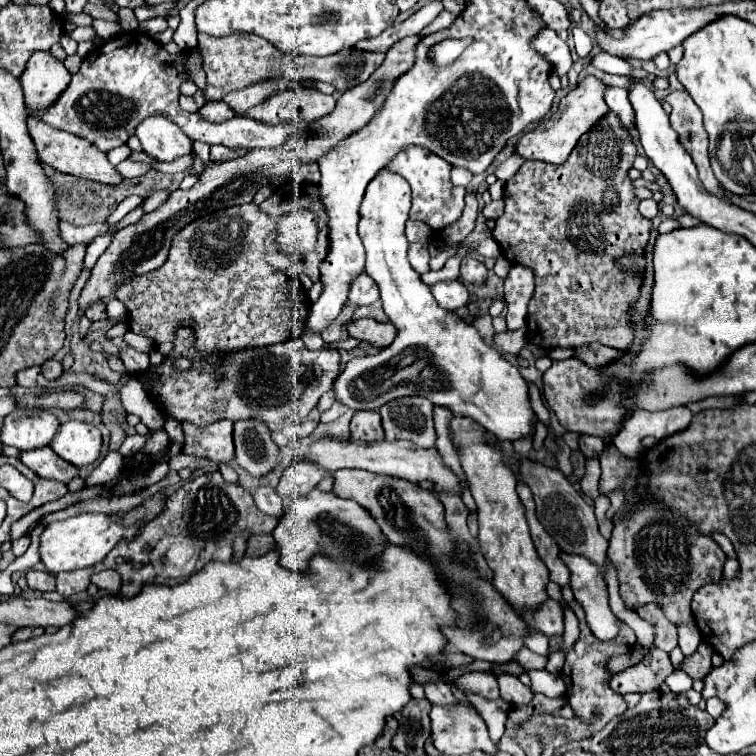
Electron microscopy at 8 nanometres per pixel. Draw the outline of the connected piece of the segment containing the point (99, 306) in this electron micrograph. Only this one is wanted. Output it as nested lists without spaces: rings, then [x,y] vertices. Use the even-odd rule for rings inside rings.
[[[96,302],[96,304],[92,304],[92,306],[86,310],[86,318],[90,318],[92,322],[96,322],[96,320],[108,320],[106,304],[104,304],[104,302]]]

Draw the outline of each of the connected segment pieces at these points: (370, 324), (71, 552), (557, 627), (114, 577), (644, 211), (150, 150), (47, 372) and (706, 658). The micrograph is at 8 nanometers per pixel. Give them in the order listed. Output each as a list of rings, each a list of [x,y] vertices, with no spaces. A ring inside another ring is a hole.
[[[372,318],[350,320],[350,322],[344,324],[344,328],[346,328],[348,336],[358,338],[362,342],[370,342],[370,344],[380,346],[380,348],[388,346],[396,338],[396,334],[398,334],[396,326],[392,326],[392,324],[380,324],[380,322],[372,320]]]
[[[78,514],[62,522],[50,522],[40,534],[40,562],[50,574],[94,566],[96,562],[104,560],[104,556],[116,546],[118,540],[130,540],[136,534],[138,526],[124,528],[110,520],[106,514]]]
[[[546,600],[540,608],[532,612],[528,612],[526,622],[532,630],[554,638],[554,636],[562,636],[564,634],[564,614],[562,614],[562,606],[556,600]]]
[[[102,570],[92,576],[92,584],[96,584],[102,590],[108,590],[108,592],[120,592],[122,580],[116,570]]]
[[[652,198],[640,200],[638,210],[640,210],[640,214],[642,214],[642,216],[646,216],[646,218],[654,218],[654,216],[658,214],[658,202],[656,202],[656,200],[652,200]]]
[[[160,114],[144,118],[144,122],[136,126],[136,136],[142,142],[142,150],[162,162],[192,154],[192,140],[180,130],[180,126]]]
[[[50,358],[48,362],[44,362],[41,366],[42,374],[46,380],[56,380],[56,378],[60,378],[62,376],[62,372],[64,372],[64,368],[62,368],[62,364],[58,362],[58,360],[54,360],[54,358]]]
[[[700,642],[700,646],[694,652],[694,656],[685,657],[679,669],[684,670],[692,678],[704,678],[712,668],[712,662],[710,662],[712,652],[714,652],[712,646]]]

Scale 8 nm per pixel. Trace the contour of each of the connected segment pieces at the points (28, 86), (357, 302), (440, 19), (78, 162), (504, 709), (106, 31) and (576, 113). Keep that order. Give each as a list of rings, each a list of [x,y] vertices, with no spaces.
[[[38,50],[28,60],[24,74],[20,76],[24,98],[28,108],[40,110],[50,106],[70,82],[70,72],[64,62],[54,58],[48,50]]]
[[[366,272],[360,274],[360,278],[352,282],[352,290],[348,290],[348,302],[354,306],[368,306],[376,300],[380,300],[380,290],[376,282],[372,282],[372,278],[368,278]]]
[[[442,10],[438,16],[436,16],[436,20],[434,22],[430,22],[422,32],[420,32],[420,36],[428,36],[428,34],[432,34],[432,32],[438,32],[438,30],[444,30],[444,28],[448,28],[452,22],[456,20],[456,16],[452,14],[452,12],[448,12],[448,10]]]
[[[28,118],[28,134],[30,138],[34,138],[34,146],[36,146],[36,154],[38,160],[42,164],[52,166],[58,172],[66,172],[66,174],[74,174],[74,176],[82,176],[82,178],[90,178],[94,182],[104,182],[104,184],[120,184],[122,176],[116,172],[116,168],[106,160],[106,152],[100,152],[98,148],[94,148],[90,142],[86,142],[84,138],[78,138],[74,134],[56,130],[36,118]]]
[[[468,694],[468,700],[474,704],[474,708],[484,718],[488,732],[490,732],[490,740],[498,746],[500,738],[504,736],[504,722],[506,722],[506,714],[510,710],[510,704],[504,702],[502,698],[486,700],[486,698],[480,698],[480,696],[474,696],[474,694]]]
[[[94,20],[92,22],[92,28],[96,30],[98,36],[106,38],[106,40],[112,40],[114,36],[120,34],[120,24],[118,22],[106,22],[106,20]]]
[[[586,76],[584,80],[580,80],[578,86],[560,100],[558,112],[550,120],[544,120],[536,130],[532,130],[520,138],[516,152],[526,160],[542,160],[542,162],[550,162],[550,164],[566,162],[566,158],[570,156],[570,152],[576,146],[576,142],[580,140],[580,136],[586,134],[608,112],[608,106],[604,102],[606,88],[608,86],[594,76]]]

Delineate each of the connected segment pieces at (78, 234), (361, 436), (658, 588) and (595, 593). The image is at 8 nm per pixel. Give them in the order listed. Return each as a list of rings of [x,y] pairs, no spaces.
[[[60,220],[58,230],[60,230],[60,238],[66,244],[78,244],[78,242],[90,244],[96,236],[104,234],[108,230],[108,226],[104,222],[102,224],[90,224],[90,226],[72,226],[72,224]]]
[[[376,410],[356,412],[350,422],[350,430],[352,430],[352,440],[360,440],[360,442],[374,442],[384,438],[380,414]]]
[[[638,506],[628,514],[628,518],[614,520],[610,546],[608,546],[608,558],[616,566],[618,572],[618,584],[620,584],[620,598],[624,600],[628,610],[636,610],[644,604],[654,602],[664,610],[664,616],[674,626],[692,626],[692,594],[706,584],[716,584],[722,580],[722,566],[726,562],[726,554],[722,548],[712,540],[702,536],[686,518],[678,518],[678,514],[664,506]]]
[[[560,554],[570,568],[570,588],[576,600],[582,604],[588,620],[588,628],[598,640],[612,640],[618,636],[622,620],[614,616],[608,604],[608,590],[598,574],[596,564],[578,554]]]

